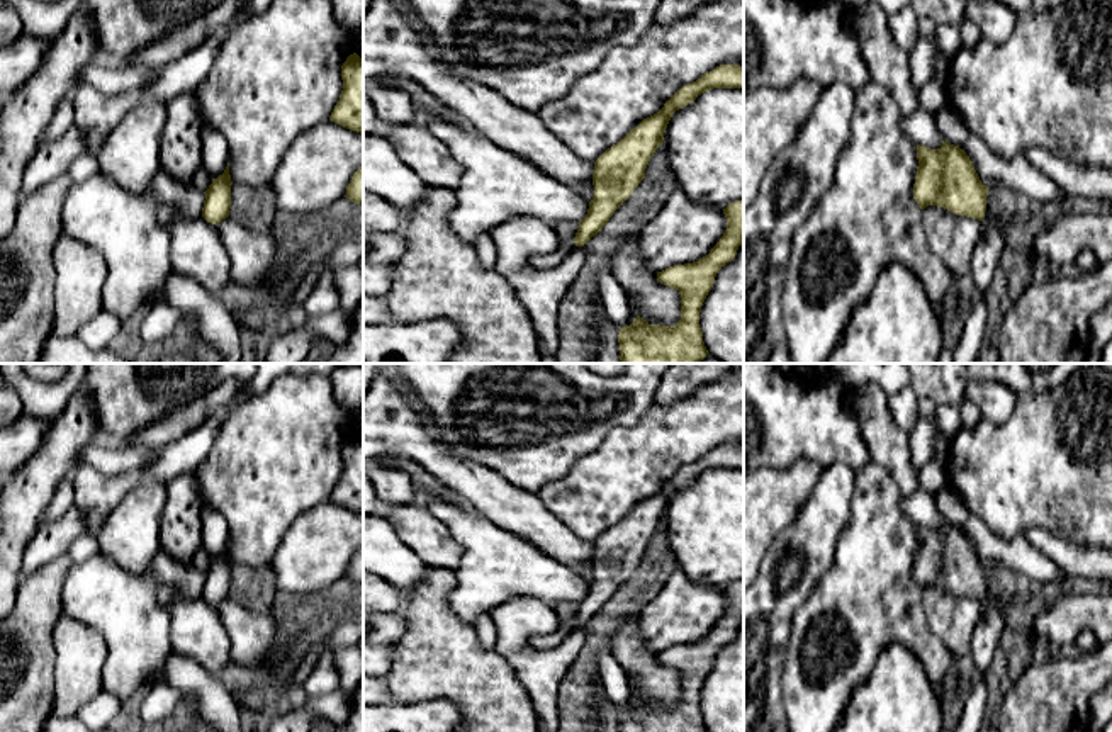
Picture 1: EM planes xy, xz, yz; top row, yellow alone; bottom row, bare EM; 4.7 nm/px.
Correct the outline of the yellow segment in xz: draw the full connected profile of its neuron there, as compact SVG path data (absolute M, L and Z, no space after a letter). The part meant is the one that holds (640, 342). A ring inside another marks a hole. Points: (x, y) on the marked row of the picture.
M744 199L728 204L723 214L727 217L727 229L706 256L657 272L660 284L681 294L681 319L674 326L660 326L649 324L643 318L637 316L630 326L620 328L620 363L701 363L708 355L699 328L699 313L718 270L735 258L739 246L744 243Z

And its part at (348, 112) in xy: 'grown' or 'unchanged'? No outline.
unchanged

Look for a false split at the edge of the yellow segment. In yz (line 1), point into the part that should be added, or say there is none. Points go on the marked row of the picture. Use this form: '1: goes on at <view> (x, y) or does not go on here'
1: does not go on here

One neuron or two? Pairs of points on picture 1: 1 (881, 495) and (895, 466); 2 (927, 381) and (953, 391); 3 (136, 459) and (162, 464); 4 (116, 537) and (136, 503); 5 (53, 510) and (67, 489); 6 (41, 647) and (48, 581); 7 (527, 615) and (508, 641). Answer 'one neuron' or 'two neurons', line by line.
1: two neurons
2: one neuron
3: two neurons
4: one neuron
5: one neuron
6: one neuron
7: one neuron

